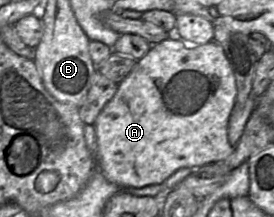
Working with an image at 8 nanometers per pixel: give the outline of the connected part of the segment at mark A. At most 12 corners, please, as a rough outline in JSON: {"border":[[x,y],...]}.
{"border":[[215,40],[152,45],[93,124],[109,182],[225,160],[237,88]]}

